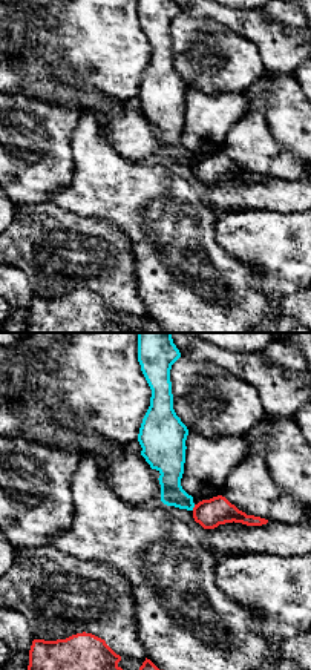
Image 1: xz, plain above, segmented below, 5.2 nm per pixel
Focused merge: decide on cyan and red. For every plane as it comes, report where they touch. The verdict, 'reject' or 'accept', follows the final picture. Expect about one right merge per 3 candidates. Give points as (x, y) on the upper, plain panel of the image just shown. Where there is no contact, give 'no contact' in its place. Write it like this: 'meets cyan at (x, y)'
meets cyan at (193, 163)

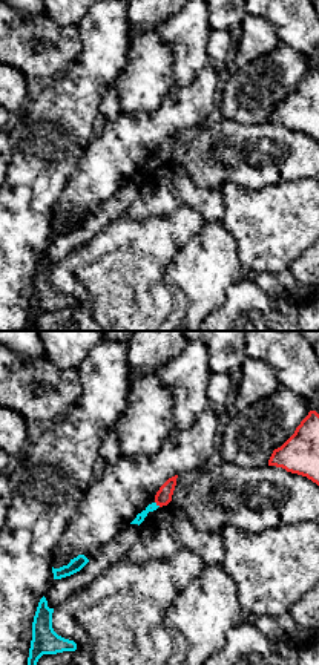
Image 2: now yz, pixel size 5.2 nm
meets cyan at (158, 163)

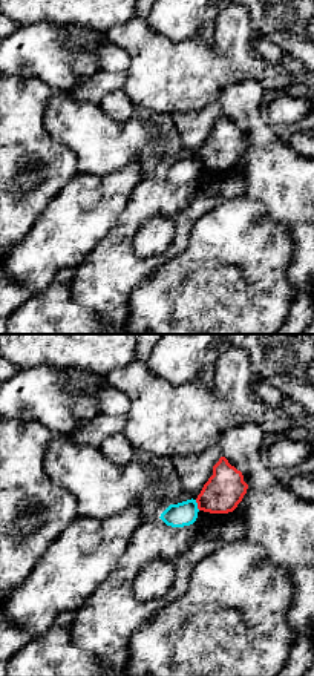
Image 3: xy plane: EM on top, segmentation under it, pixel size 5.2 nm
meets cyan at (196, 161)

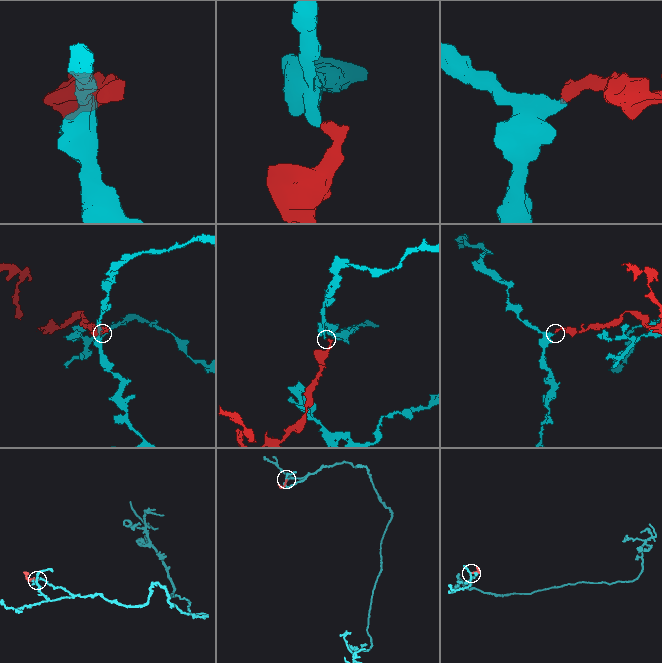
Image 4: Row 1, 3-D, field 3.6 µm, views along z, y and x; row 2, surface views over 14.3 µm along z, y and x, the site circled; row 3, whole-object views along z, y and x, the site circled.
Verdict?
reject

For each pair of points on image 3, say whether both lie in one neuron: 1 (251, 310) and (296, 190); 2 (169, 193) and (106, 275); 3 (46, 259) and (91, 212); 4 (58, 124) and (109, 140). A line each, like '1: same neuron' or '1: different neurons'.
1: different neurons
2: same neuron
3: same neuron
4: same neuron

